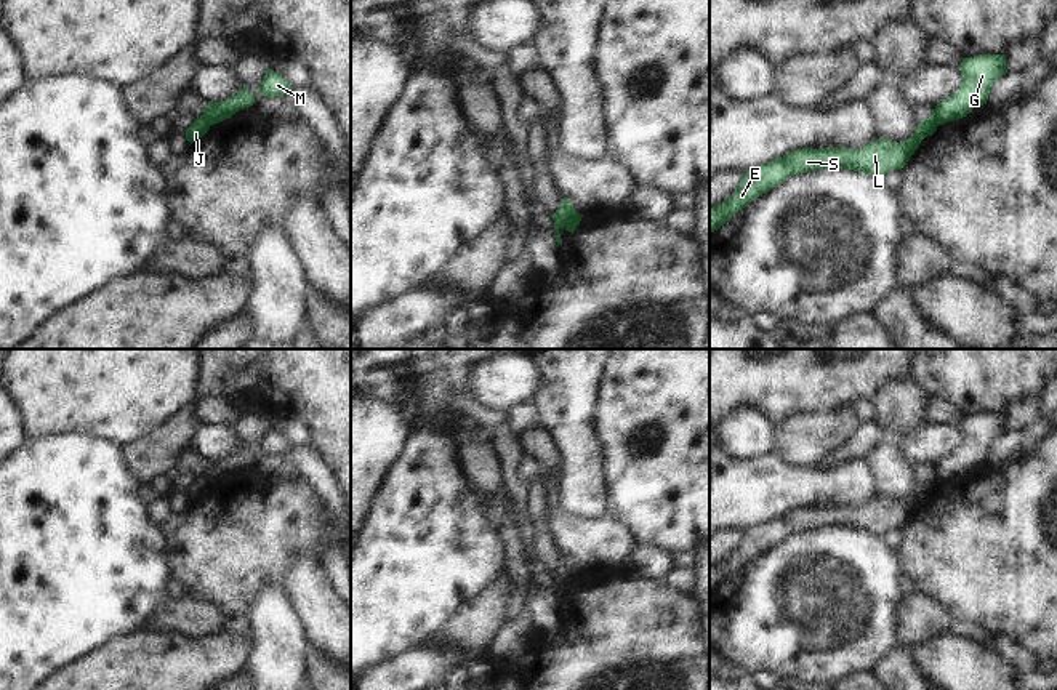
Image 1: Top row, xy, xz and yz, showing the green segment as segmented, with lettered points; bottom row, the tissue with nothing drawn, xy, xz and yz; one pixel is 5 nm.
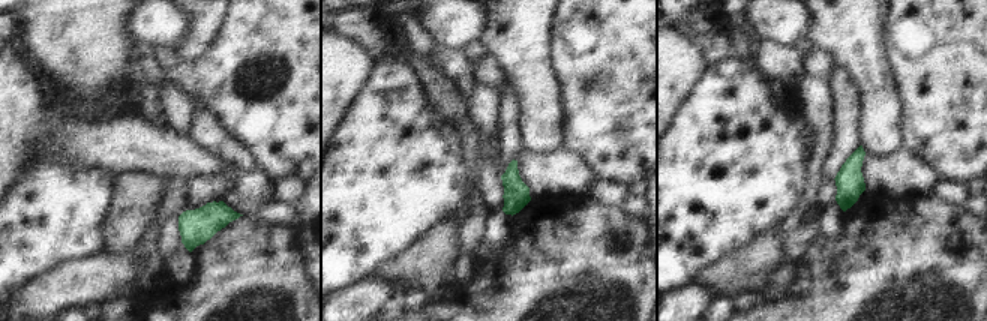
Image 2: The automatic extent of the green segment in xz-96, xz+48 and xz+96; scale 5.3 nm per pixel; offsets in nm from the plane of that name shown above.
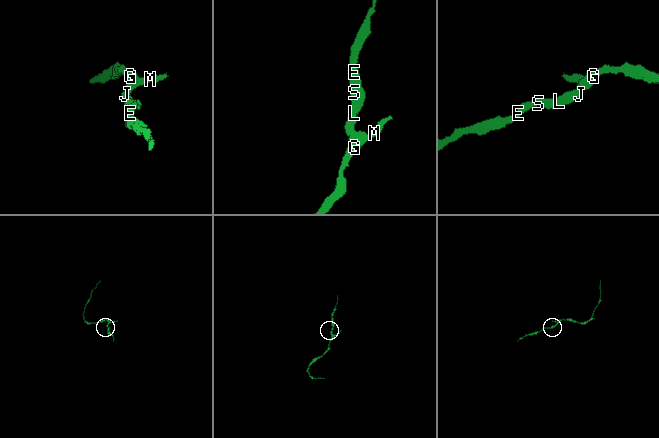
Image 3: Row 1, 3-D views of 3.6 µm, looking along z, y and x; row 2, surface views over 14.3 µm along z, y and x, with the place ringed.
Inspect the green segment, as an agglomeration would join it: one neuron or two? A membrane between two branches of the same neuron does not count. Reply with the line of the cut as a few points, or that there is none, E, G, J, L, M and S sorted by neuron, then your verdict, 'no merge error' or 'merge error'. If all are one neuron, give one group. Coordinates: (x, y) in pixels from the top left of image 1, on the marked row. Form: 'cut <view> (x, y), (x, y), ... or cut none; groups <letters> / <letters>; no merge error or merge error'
cut xz (575, 212), (564, 224), (554, 228); groups E J L S / G M; merge error

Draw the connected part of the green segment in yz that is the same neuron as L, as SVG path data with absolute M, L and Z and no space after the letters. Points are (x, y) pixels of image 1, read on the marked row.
M921 118L914 134L902 142L876 139L862 149L847 147L802 147L769 163L748 170L735 192L722 203L709 207L709 232L717 231L750 202L769 192L798 173L823 168L846 168L882 178L892 170L902 170L926 136L932 136L940 122Z

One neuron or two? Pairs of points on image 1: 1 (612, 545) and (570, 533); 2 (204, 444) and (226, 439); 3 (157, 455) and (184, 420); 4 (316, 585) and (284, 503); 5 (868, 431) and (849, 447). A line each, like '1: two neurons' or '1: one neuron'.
1: one neuron
2: one neuron
3: one neuron
4: two neurons
5: one neuron

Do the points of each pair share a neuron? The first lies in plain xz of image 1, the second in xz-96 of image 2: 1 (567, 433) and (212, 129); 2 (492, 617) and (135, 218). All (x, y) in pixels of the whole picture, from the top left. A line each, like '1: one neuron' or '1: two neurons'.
1: one neuron
2: one neuron

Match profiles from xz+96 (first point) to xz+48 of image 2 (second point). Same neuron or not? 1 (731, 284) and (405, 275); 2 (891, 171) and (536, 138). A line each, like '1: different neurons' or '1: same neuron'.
1: same neuron
2: different neurons

